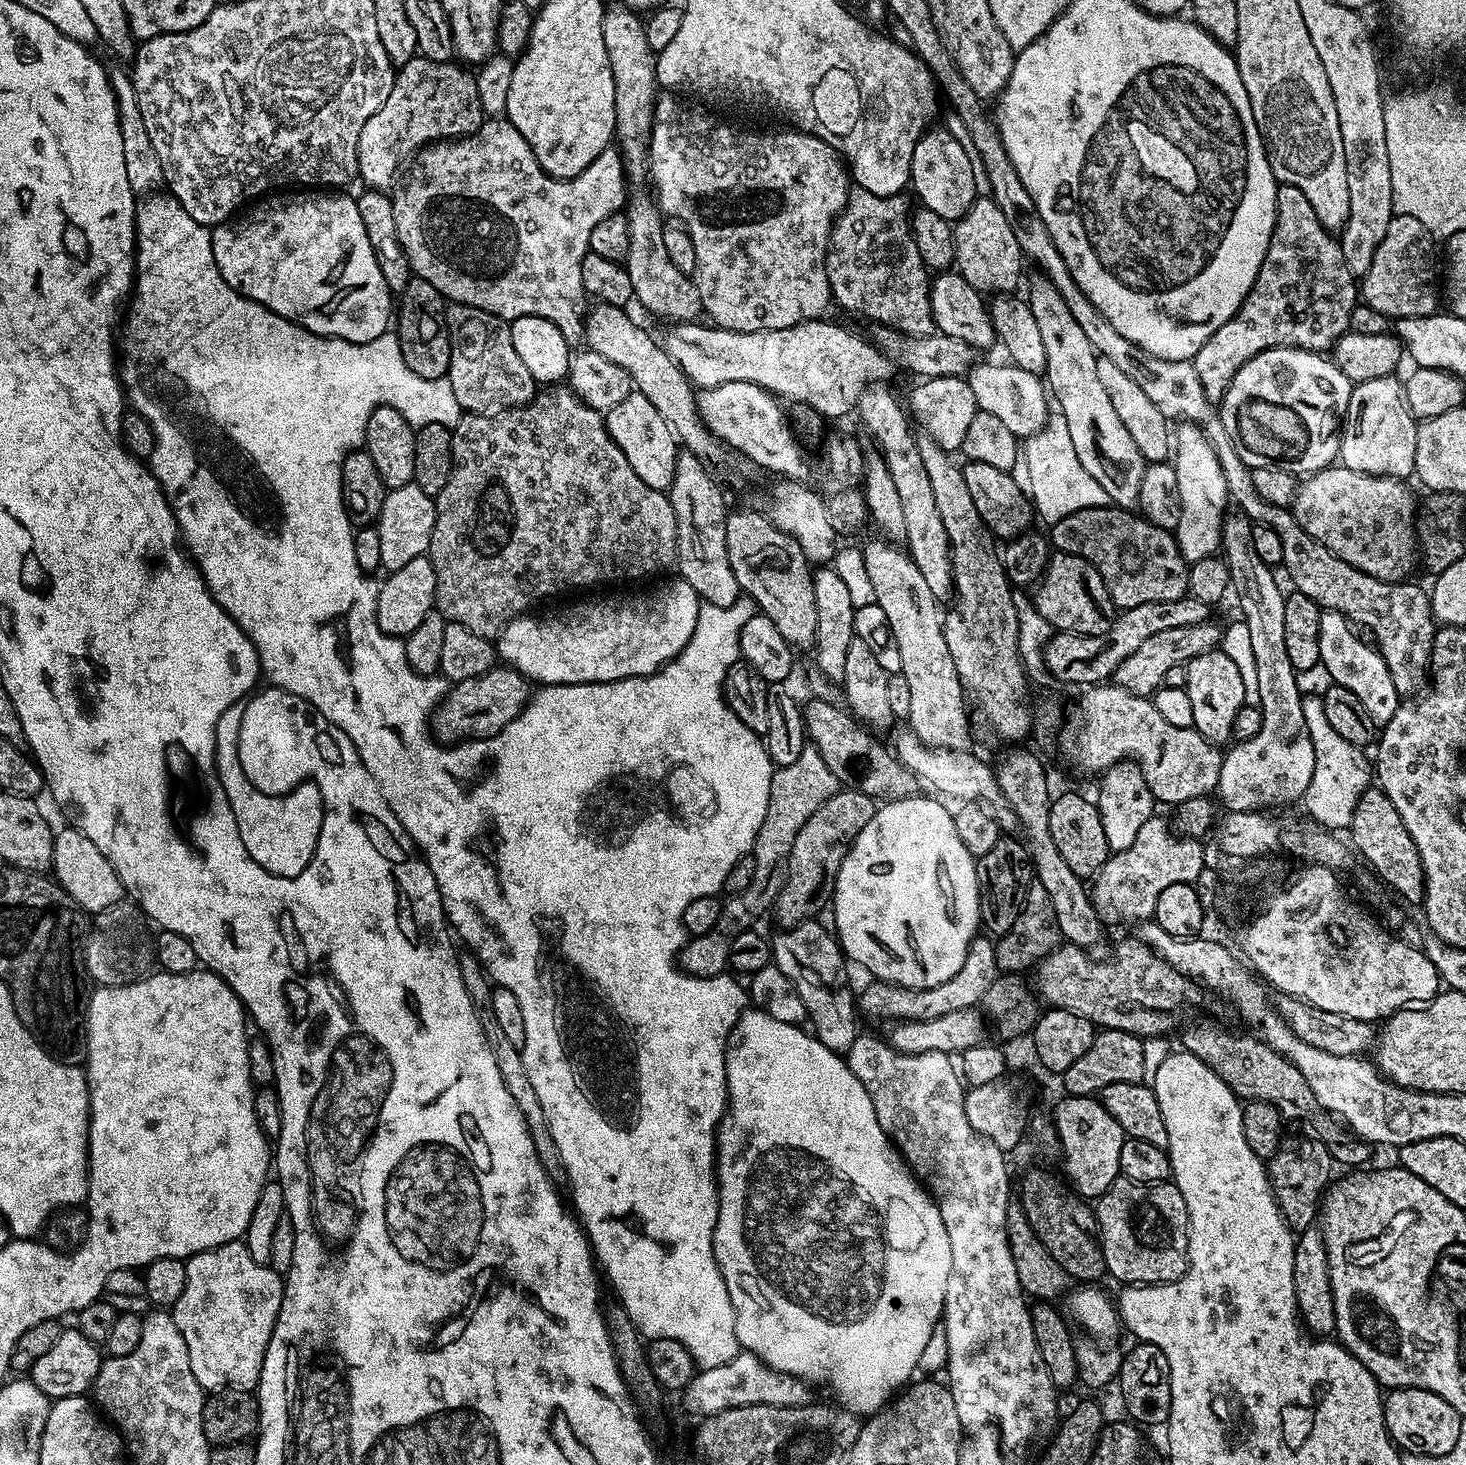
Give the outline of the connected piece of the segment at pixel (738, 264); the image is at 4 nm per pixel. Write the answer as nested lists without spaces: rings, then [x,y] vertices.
[[[661,99],[654,108],[654,127],[652,130],[652,138],[650,141],[650,147],[648,150],[648,158],[646,161],[647,171],[652,172],[652,184],[656,187],[654,191],[654,200],[658,205],[661,213],[665,217],[673,216],[673,221],[678,222],[679,227],[685,228],[690,234],[690,242],[694,244],[694,262],[696,263],[696,271],[694,273],[694,279],[696,281],[696,289],[700,295],[700,306],[703,315],[706,317],[715,327],[725,328],[726,330],[734,330],[735,332],[761,332],[762,330],[782,330],[783,328],[789,328],[795,324],[801,324],[807,320],[819,320],[825,315],[824,312],[830,305],[832,300],[832,288],[828,285],[828,275],[826,274],[826,256],[828,254],[828,239],[832,237],[832,225],[836,222],[836,217],[839,216],[840,211],[846,206],[848,201],[848,194],[850,191],[850,172],[846,167],[845,161],[842,159],[839,152],[835,152],[825,140],[819,140],[817,136],[812,136],[809,132],[802,132],[799,130],[788,130],[792,132],[776,132],[771,136],[768,132],[735,132],[728,124],[719,124],[712,116],[703,116],[700,112],[691,112],[688,108],[679,108],[672,100]]]

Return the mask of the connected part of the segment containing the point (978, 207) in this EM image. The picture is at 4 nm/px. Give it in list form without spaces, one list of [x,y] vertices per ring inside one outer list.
[[[991,198],[974,201],[962,219],[955,221],[952,238],[956,255],[955,271],[966,278],[970,286],[982,294],[1012,294],[1017,291],[1020,267],[1026,264],[1026,260],[1018,246],[1018,238],[1014,238],[1014,230],[1010,230],[1010,222],[1006,222],[1006,214],[998,210]]]

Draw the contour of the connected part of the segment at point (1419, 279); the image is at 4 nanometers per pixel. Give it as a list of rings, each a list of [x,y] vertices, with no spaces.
[[[1393,215],[1390,226],[1386,226],[1386,238],[1378,242],[1378,250],[1374,250],[1370,270],[1362,278],[1363,303],[1369,304],[1374,310],[1378,310],[1378,314],[1387,316],[1393,321],[1433,315],[1438,305],[1436,305],[1436,252],[1432,246],[1434,239],[1416,218]]]

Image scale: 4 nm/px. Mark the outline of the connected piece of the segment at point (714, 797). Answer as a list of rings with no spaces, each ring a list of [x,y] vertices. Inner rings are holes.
[[[171,194],[145,195],[136,209],[134,295],[118,332],[118,375],[131,411],[146,418],[154,430],[156,445],[150,461],[152,474],[172,507],[183,547],[200,569],[209,594],[250,638],[266,680],[268,676],[269,682],[277,684],[280,692],[289,692],[311,704],[320,715],[338,726],[350,742],[354,742],[360,760],[374,778],[388,808],[408,831],[413,845],[430,866],[440,891],[440,904],[455,935],[468,943],[465,945],[480,959],[489,977],[518,998],[522,1026],[526,1026],[526,1038],[520,1048],[526,1078],[530,1078],[530,1086],[534,1086],[534,1094],[538,1094],[538,1102],[542,1102],[550,1134],[564,1163],[567,1183],[572,1183],[575,1211],[582,1217],[582,1227],[588,1233],[603,1275],[606,1280],[608,1275],[609,1282],[620,1295],[617,1296],[619,1303],[628,1311],[641,1336],[649,1341],[674,1338],[674,1342],[682,1342],[682,1346],[690,1350],[697,1369],[730,1362],[730,1358],[742,1349],[736,1333],[734,1306],[714,1258],[714,1226],[720,1213],[720,1190],[716,1186],[716,1129],[728,1110],[726,1046],[740,1015],[749,1007],[750,996],[745,985],[743,988],[739,984],[741,981],[732,974],[710,978],[689,976],[680,967],[678,957],[690,939],[684,928],[686,906],[690,906],[694,898],[714,896],[723,889],[726,874],[730,874],[734,862],[751,853],[770,802],[774,765],[768,757],[765,741],[761,733],[750,730],[738,714],[730,710],[724,698],[726,674],[741,659],[742,628],[754,614],[752,601],[741,598],[725,608],[701,603],[690,642],[675,660],[669,660],[651,676],[631,676],[601,684],[541,687],[540,693],[529,699],[518,718],[507,724],[497,736],[445,746],[434,738],[430,721],[440,707],[440,701],[450,691],[449,681],[440,674],[417,674],[406,658],[404,640],[388,636],[378,626],[378,584],[358,566],[358,558],[354,558],[354,525],[348,520],[342,498],[342,462],[351,452],[364,448],[366,426],[376,408],[398,410],[413,430],[431,424],[455,428],[462,409],[458,398],[454,398],[454,386],[450,386],[447,378],[418,378],[418,374],[406,366],[406,358],[402,358],[400,338],[395,331],[383,332],[365,344],[316,336],[291,318],[274,314],[266,306],[240,296],[225,282],[214,262],[209,225],[194,222]]]

